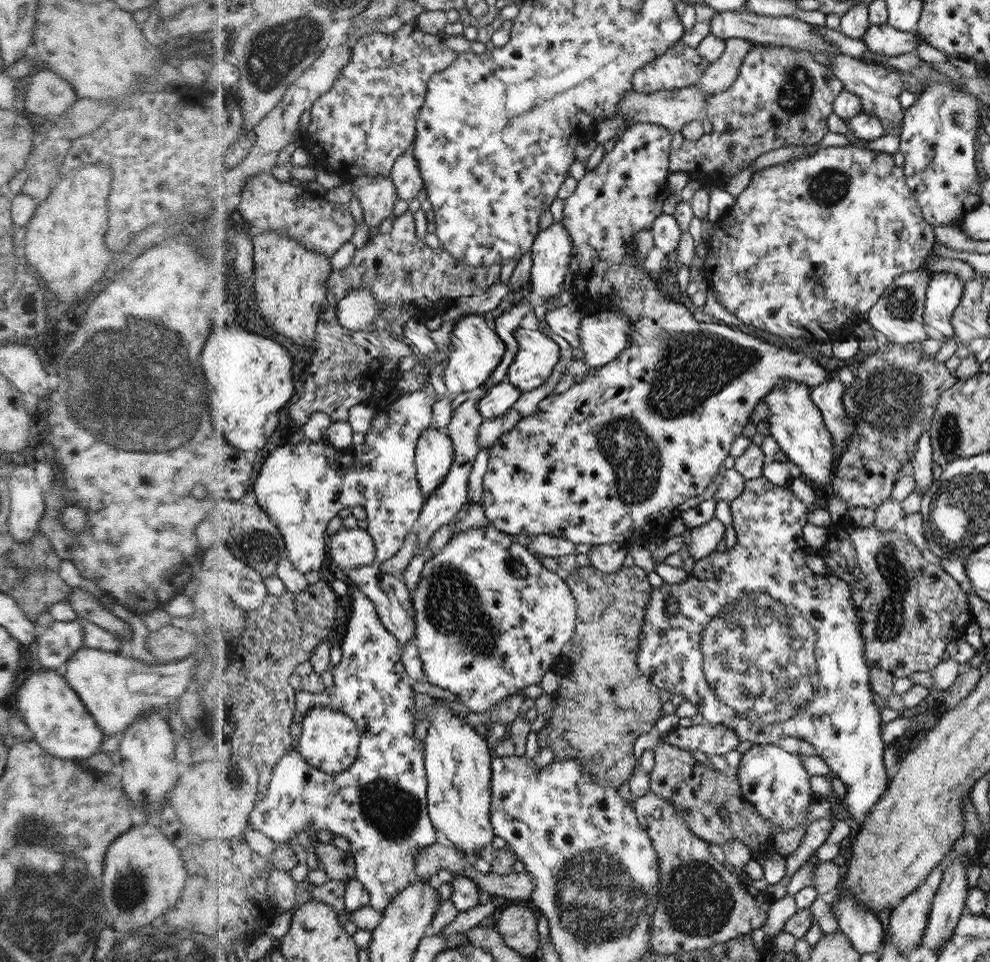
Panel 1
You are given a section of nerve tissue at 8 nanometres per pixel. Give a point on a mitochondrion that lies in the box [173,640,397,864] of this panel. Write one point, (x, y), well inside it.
(237, 777)

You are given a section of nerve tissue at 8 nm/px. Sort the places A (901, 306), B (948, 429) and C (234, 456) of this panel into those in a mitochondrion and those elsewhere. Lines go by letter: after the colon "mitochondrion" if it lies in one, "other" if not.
A: mitochondrion
B: mitochondrion
C: other

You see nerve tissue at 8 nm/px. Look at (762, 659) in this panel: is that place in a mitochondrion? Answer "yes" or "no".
yes

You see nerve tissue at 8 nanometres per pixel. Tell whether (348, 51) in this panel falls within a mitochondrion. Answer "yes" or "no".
no

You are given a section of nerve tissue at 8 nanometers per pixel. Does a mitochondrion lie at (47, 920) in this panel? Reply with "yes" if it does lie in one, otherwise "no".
yes

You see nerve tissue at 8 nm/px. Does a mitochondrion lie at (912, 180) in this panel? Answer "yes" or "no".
no

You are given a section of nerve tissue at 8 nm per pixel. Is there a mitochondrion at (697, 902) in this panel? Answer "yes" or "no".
yes

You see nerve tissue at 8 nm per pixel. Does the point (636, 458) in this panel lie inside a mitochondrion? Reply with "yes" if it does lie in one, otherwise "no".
yes

